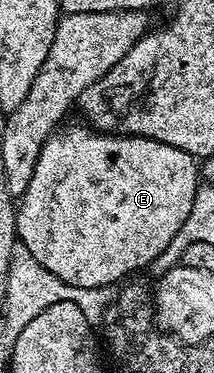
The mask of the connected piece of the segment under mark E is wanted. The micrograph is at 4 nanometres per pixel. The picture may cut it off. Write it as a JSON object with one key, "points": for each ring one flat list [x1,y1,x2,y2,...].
{"points":[[84,123,67,125,57,128,38,155,38,163,34,167,30,187,26,187,24,196,18,201,16,235,19,244,24,245,26,251,30,251,30,255,34,255,34,259,38,259,38,263,42,263,42,267,46,267,46,271,50,271,50,275,58,275,58,279,83,289,112,287,115,286,115,281,121,280,120,282,123,282,128,279,123,279,123,277,128,277,131,273,138,272,139,269,141,271,147,270,148,264,154,259,158,259,158,255,162,255,162,251,166,251,170,239,174,239,174,235,178,235,178,227,182,227,182,223,186,223,186,215,190,215,190,207,194,207,198,188,198,161,186,151,175,149,166,143,158,143,154,139,90,131,89,126]]}

